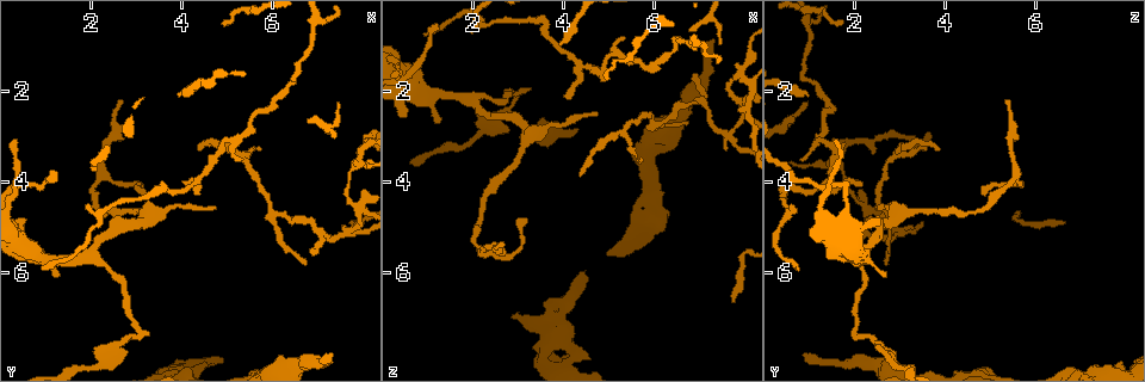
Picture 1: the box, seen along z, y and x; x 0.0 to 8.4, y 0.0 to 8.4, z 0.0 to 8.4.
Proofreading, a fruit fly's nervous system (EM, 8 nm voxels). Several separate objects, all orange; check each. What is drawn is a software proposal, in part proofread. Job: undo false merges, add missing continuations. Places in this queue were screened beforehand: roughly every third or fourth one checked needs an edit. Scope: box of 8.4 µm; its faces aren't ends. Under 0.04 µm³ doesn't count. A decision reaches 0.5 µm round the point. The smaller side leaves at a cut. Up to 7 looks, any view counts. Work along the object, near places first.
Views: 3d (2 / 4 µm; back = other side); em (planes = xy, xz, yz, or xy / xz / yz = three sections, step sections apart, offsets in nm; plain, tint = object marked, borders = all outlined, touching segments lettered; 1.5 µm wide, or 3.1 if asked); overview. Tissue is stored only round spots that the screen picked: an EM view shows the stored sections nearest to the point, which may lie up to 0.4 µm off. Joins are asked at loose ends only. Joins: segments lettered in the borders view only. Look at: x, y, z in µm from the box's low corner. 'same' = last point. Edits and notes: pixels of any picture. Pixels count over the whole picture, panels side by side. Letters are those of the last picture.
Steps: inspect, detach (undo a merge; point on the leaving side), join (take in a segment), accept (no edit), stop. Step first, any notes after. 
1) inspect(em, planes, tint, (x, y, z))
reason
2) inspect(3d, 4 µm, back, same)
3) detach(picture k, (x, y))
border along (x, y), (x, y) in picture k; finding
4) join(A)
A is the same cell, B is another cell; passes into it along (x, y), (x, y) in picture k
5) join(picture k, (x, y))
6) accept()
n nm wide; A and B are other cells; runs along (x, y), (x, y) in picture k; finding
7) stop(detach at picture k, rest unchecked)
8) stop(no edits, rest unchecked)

inspect(em, planes, borders, (1.95, 4.50, 0.65))
free end

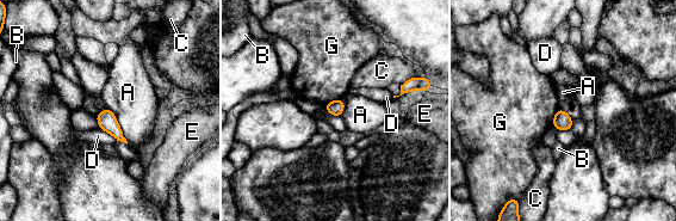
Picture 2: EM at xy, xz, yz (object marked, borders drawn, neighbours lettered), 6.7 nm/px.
accept()
100 nm wide; A, B, C, D, E and G are other cells; none of them fits

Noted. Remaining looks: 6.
inspect(em, planes, borders, (7.30, 7.85, 0.85))
thin end

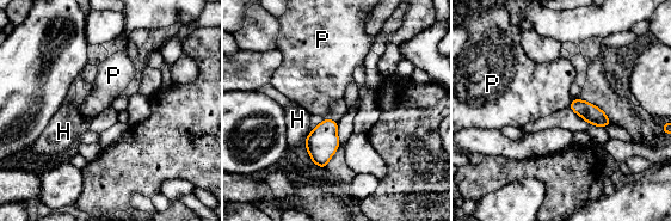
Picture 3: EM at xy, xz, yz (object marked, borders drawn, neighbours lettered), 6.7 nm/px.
accept()
H and P are other cells; border along (572, 99), (568, 106) in picture 3; no lettered segment goes on from it

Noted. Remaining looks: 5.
inspect(em, xy, step 8, plain, (7.65, 5.15, 3.00))

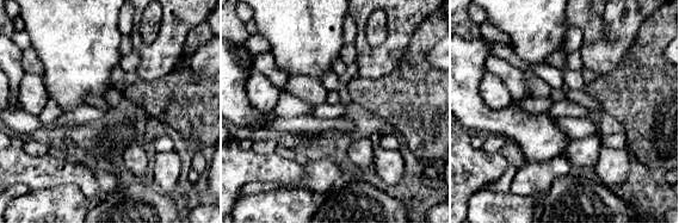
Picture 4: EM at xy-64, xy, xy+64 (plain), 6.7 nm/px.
inspect(em, xy, step 8, borders, same)
what lies round it

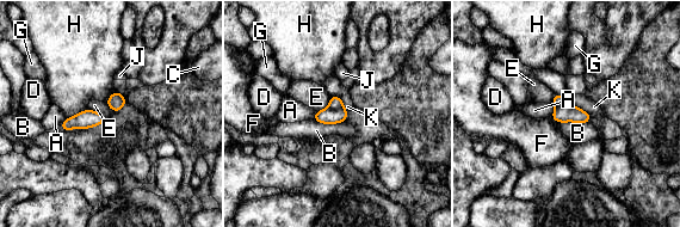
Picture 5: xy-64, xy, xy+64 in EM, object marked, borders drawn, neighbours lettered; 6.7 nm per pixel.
detach(picture 5, (334, 100))
110 nm wide; B touches over 220 nm; A, B, C, D, E, F, G, H, J and K are other cells; two neurons meet here

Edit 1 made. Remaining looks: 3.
stop(detach at picture 5, rest unchecked)

